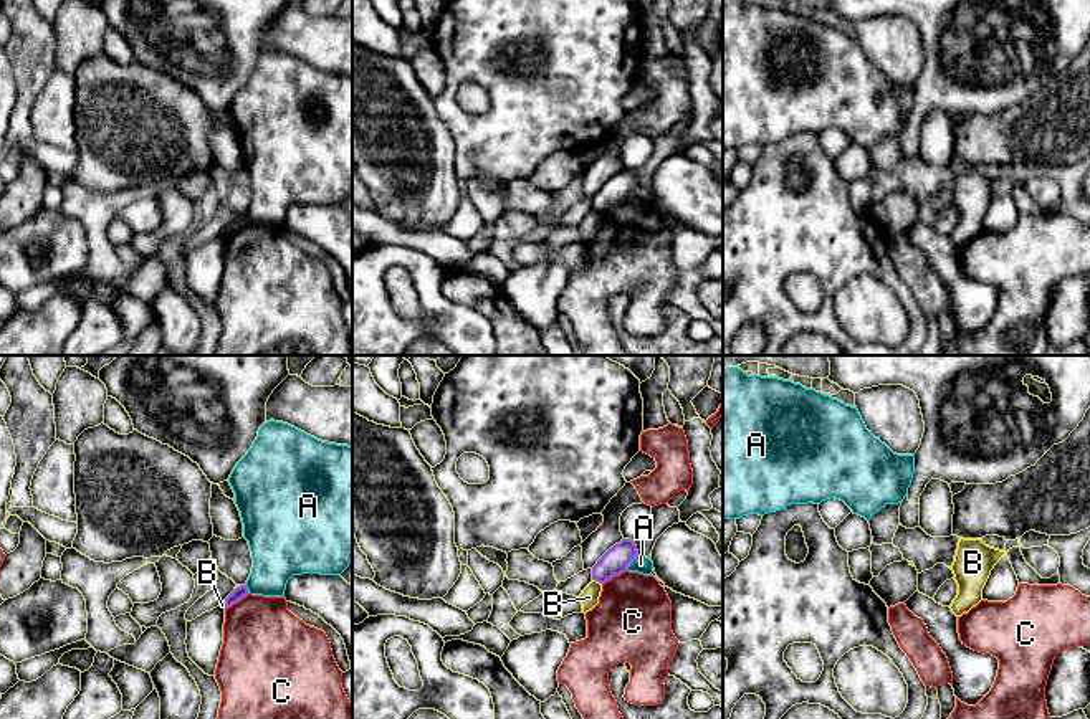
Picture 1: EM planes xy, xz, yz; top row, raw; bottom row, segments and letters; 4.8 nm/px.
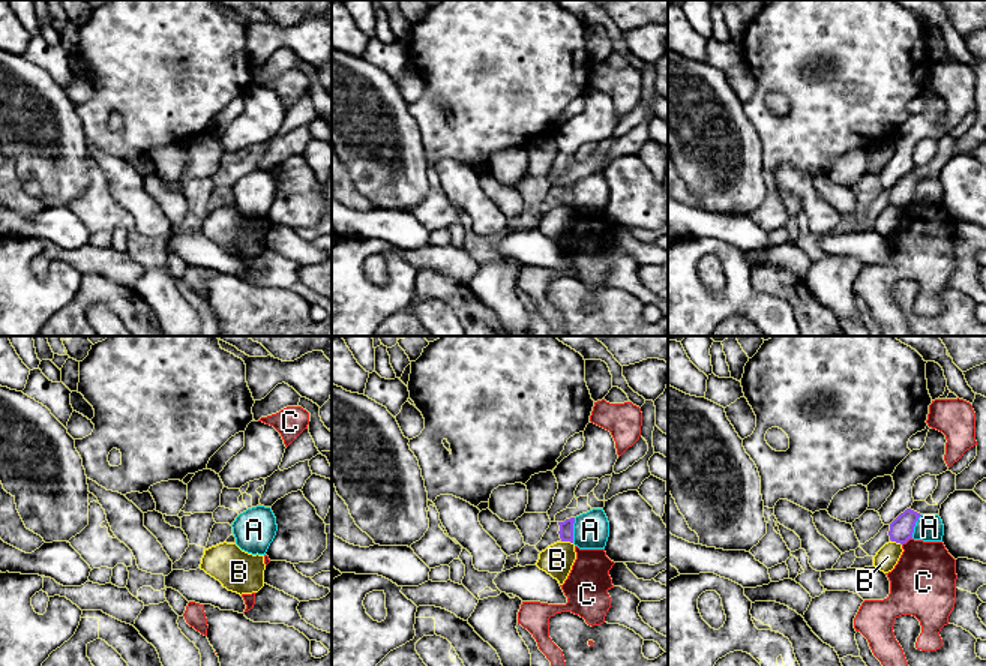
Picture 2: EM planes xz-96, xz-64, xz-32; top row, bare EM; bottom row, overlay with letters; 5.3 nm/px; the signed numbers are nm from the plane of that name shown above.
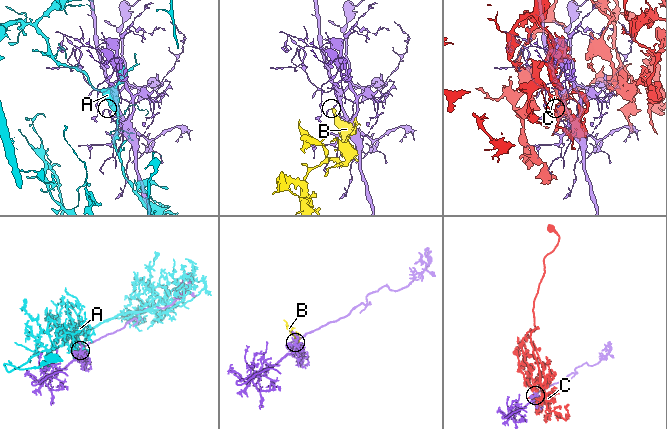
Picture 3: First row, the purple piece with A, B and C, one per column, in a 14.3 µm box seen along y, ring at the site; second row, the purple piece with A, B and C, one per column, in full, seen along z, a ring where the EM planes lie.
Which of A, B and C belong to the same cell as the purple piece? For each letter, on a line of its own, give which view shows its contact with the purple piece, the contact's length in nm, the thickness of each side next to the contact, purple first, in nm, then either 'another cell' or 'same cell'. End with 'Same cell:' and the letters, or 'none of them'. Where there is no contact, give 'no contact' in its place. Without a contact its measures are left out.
A: xz | 100 nm | 130/90 nm | another cell
B: xz | 50 nm | 130/90 nm | another cell
C: xy | 150 nm | 60/400 nm | another cell
Same cell: none of them

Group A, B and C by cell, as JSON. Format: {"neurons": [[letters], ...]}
{"neurons": [["A"], ["B"], ["C"]]}

